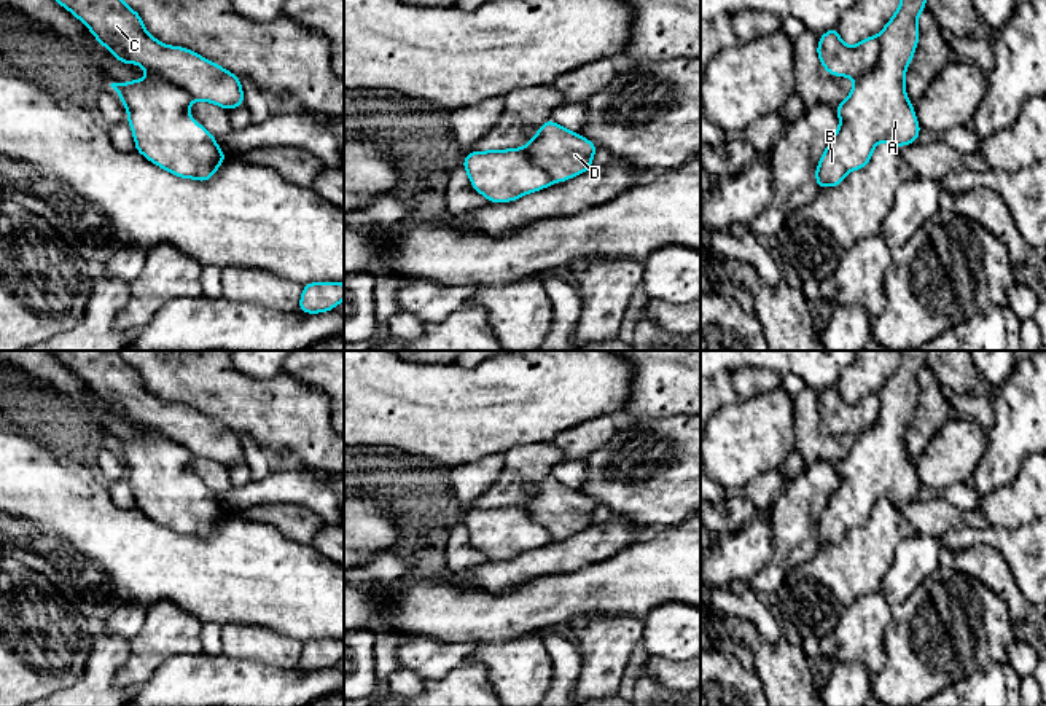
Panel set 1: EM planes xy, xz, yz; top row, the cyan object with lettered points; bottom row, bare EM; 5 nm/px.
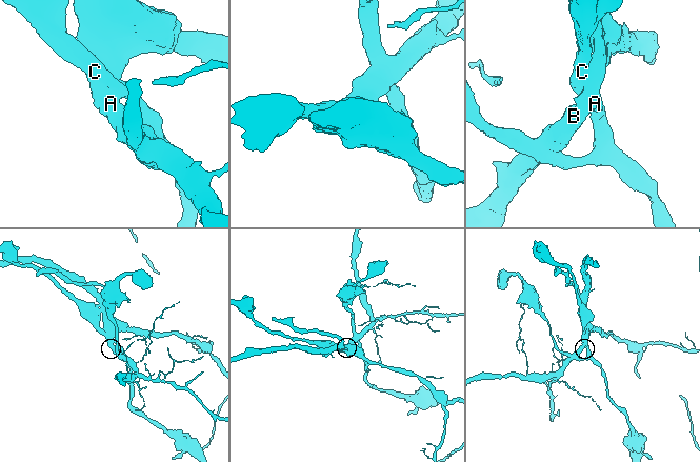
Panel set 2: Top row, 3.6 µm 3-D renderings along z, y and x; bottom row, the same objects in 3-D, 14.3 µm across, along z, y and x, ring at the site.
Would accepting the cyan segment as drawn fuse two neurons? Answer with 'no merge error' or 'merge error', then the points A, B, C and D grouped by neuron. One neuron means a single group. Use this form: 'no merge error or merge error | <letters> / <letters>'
merge error | A B / C D

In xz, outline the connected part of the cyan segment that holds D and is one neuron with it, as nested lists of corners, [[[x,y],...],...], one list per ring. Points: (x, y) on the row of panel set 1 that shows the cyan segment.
[[[548,120],[522,150],[557,183],[591,169],[597,147],[589,139]]]

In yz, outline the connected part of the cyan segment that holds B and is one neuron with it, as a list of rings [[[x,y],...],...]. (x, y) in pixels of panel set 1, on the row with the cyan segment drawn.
[[[900,0],[898,10],[877,35],[879,56],[874,67],[855,80],[849,97],[834,107],[841,124],[815,169],[818,190],[841,185],[850,171],[866,169],[879,142],[888,142],[898,148],[919,140],[920,124],[907,99],[904,76],[917,49],[917,19],[925,3],[927,0]]]

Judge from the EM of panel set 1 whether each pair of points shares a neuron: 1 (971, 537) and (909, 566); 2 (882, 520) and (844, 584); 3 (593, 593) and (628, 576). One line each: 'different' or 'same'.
1: different
2: same
3: same

